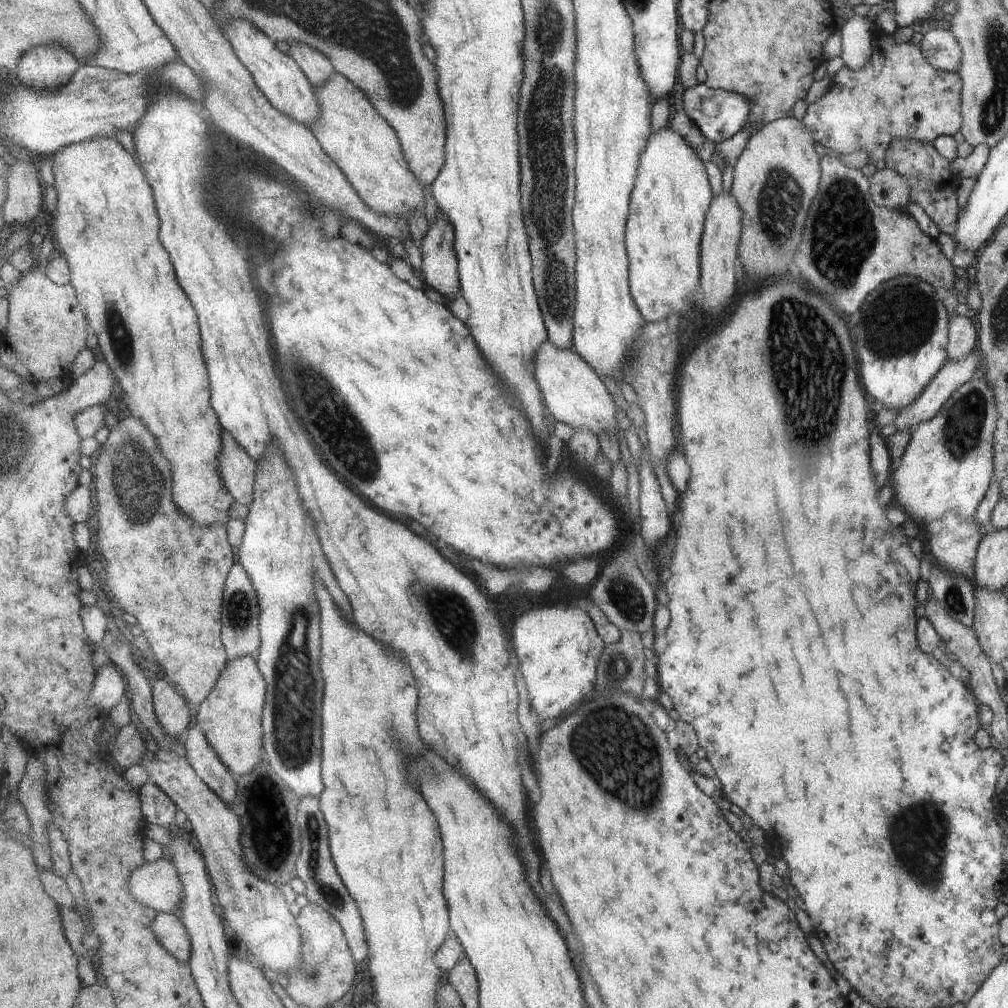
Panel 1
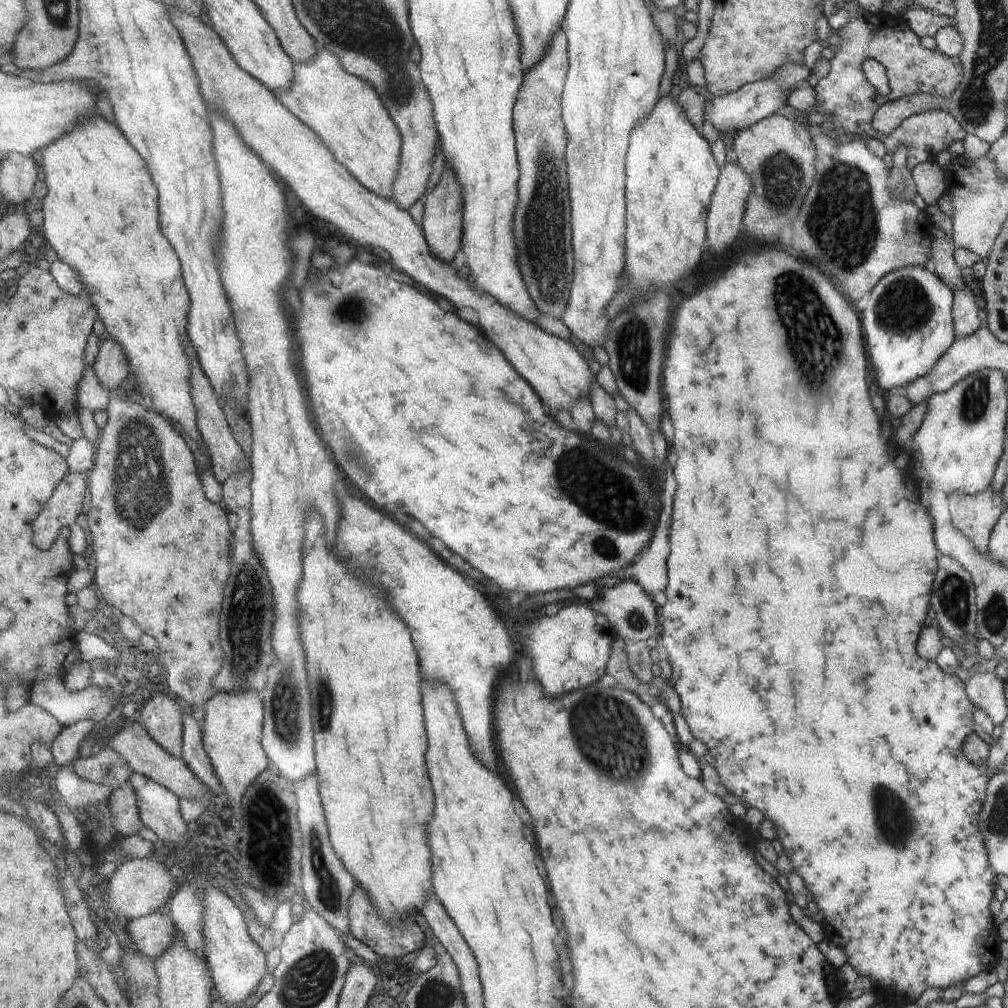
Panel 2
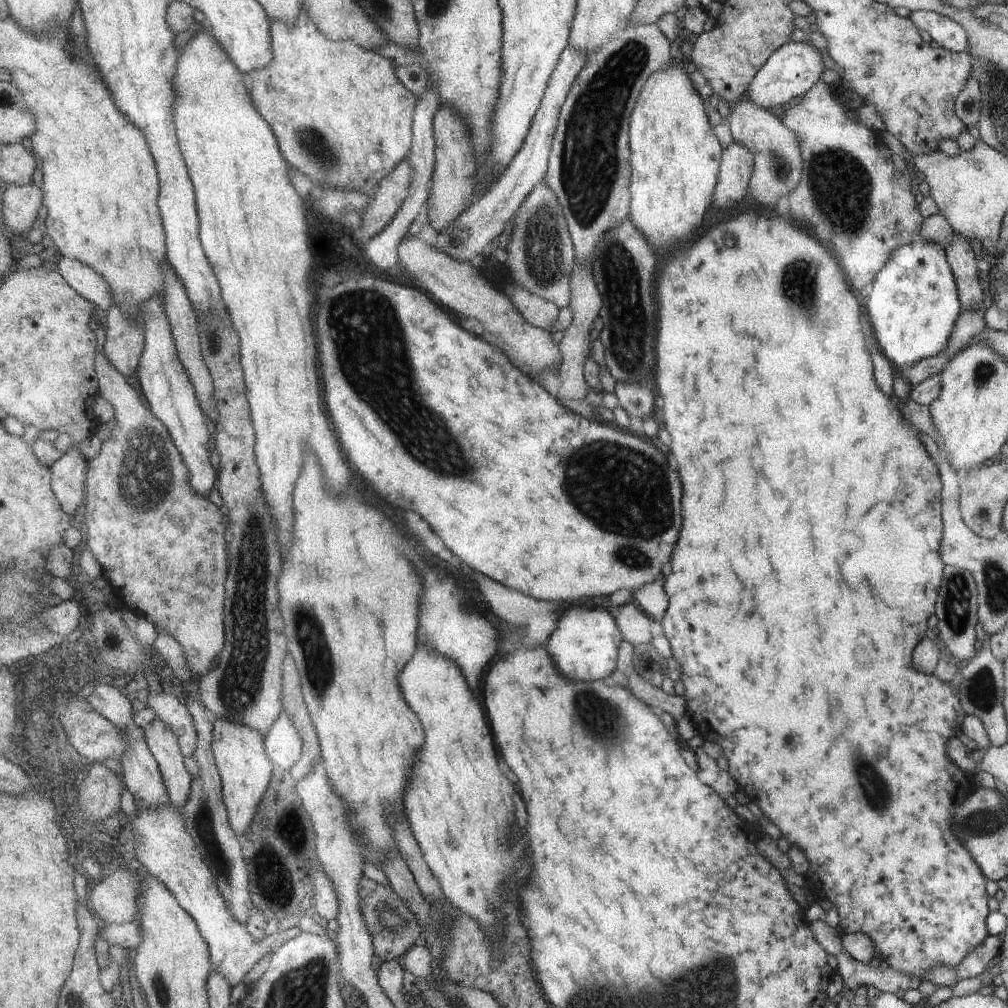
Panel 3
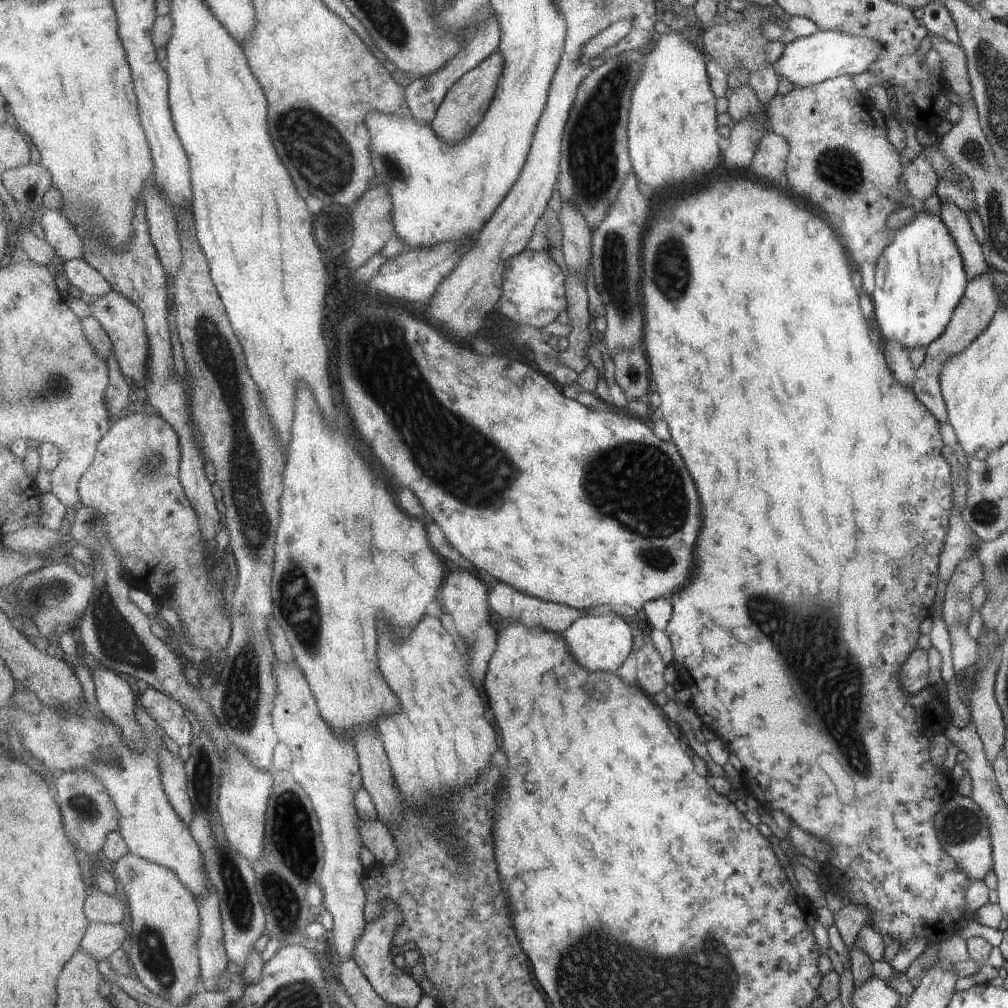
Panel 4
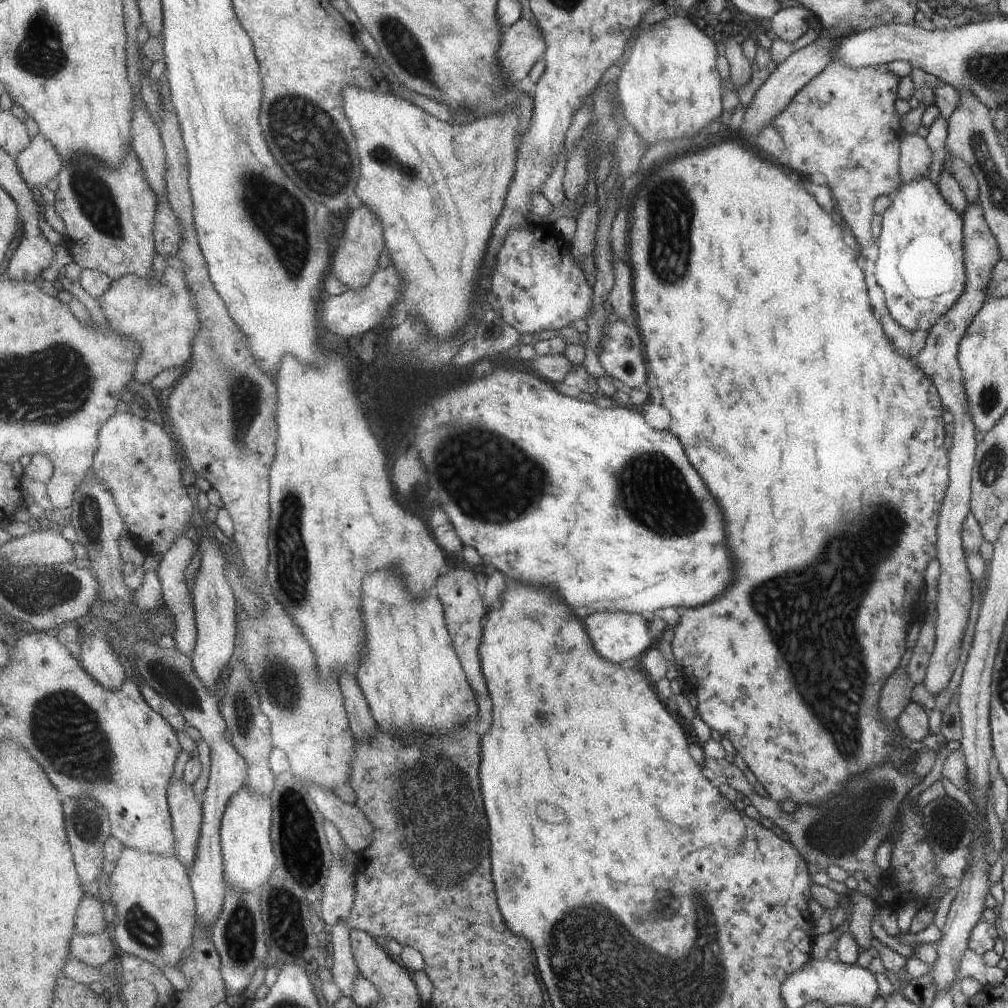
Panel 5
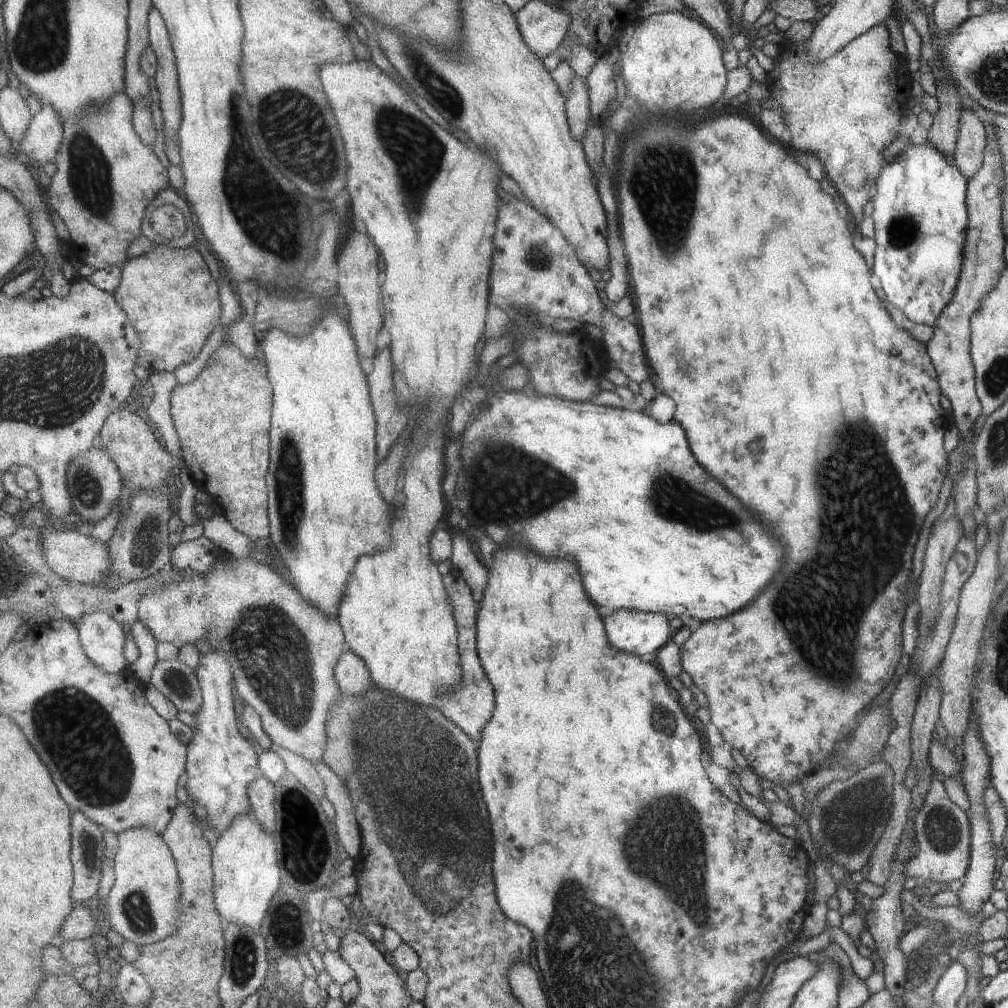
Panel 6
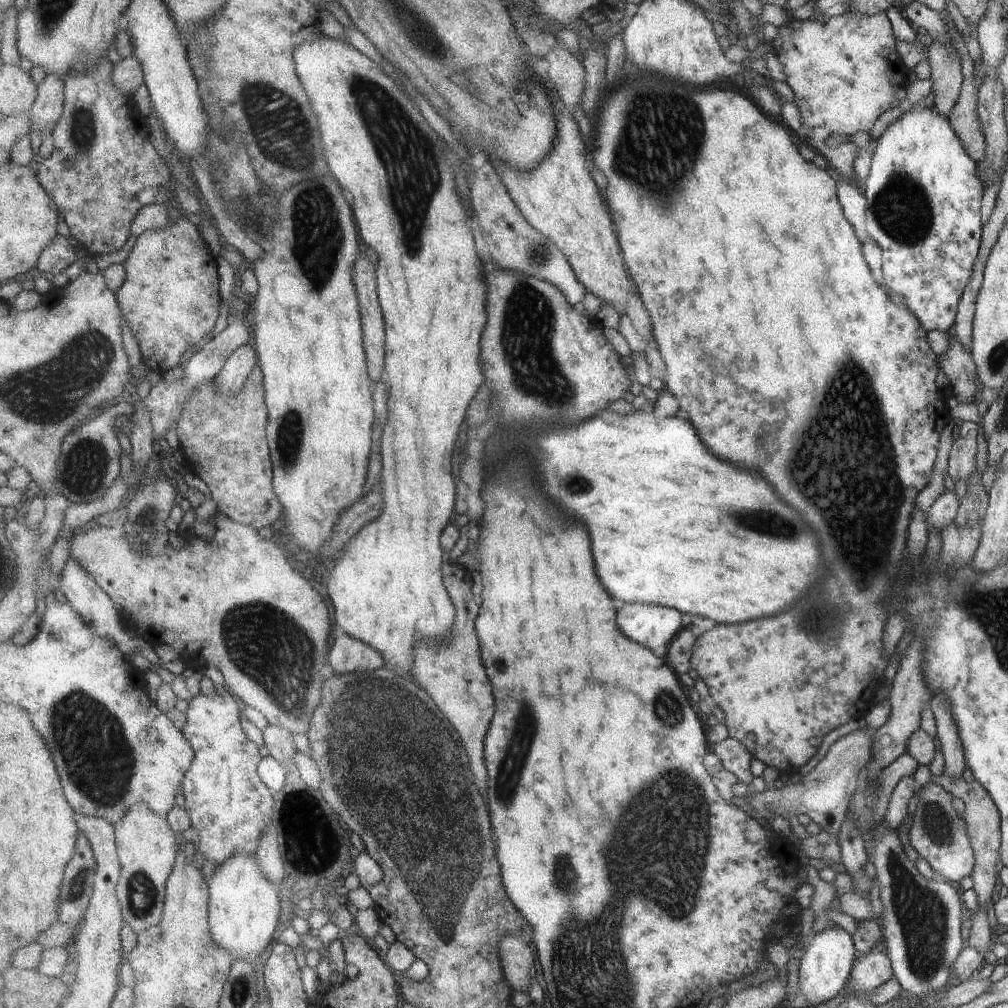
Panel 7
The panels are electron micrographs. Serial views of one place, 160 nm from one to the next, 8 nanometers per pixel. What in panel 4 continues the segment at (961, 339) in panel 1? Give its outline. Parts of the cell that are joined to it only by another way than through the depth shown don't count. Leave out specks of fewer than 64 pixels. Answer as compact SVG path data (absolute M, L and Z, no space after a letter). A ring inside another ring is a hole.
M940 202L938 217L956 246L968 282L983 275L989 267L985 262L984 248L975 240L965 213L954 204Z

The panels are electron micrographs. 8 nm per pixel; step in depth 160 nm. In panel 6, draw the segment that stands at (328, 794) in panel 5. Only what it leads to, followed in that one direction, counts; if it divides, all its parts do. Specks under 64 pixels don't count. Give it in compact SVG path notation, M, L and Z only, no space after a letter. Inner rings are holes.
M274 743L271 744L271 749L275 749L281 755L281 758L284 758L288 772L293 773L293 776L296 776L301 784L304 784L320 799L326 798L324 780L321 778L317 767L308 758Z

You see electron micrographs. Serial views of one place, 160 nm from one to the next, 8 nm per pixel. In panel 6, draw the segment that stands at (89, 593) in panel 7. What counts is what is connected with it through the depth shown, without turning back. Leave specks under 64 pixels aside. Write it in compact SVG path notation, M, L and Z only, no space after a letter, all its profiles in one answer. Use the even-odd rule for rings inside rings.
M101 609L91 614L85 615L78 626L80 629L80 643L85 654L97 666L107 671L109 674L119 674L121 671L130 668L130 662L123 656L123 646L125 646L126 633L121 629L121 623L106 609Z

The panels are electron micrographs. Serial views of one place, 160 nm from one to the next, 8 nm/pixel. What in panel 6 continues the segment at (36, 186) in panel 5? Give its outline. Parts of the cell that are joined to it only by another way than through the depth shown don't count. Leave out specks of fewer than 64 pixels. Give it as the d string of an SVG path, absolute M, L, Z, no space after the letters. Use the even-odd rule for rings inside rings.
M43 107L31 121L21 149L33 168L42 168L47 162L56 162L62 145L64 126L51 107Z

